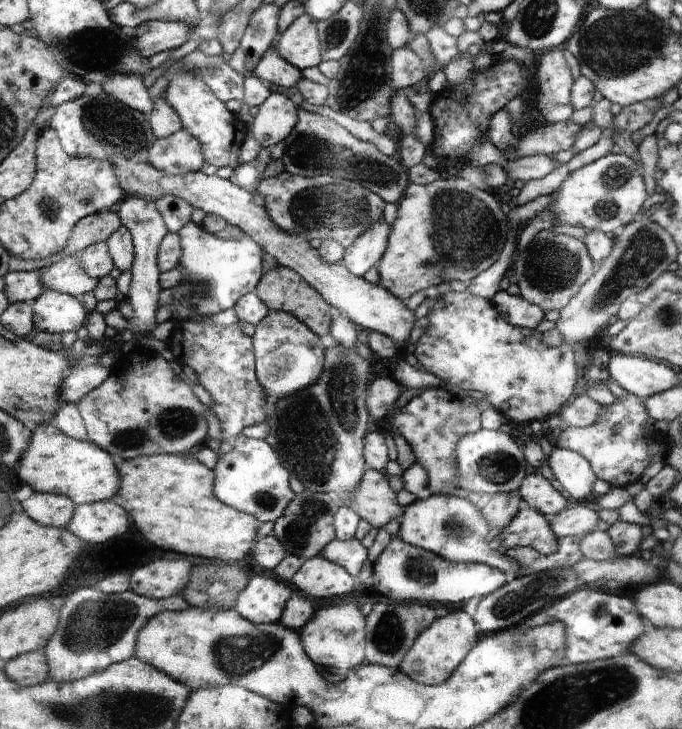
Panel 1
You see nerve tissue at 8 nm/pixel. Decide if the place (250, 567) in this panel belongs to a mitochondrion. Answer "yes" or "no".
no

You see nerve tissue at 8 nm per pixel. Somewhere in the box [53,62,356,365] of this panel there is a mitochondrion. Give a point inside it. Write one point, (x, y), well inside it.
(114, 130)

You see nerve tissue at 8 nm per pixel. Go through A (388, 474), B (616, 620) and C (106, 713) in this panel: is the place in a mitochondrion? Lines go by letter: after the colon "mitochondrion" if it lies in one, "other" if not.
A: other
B: other
C: mitochondrion

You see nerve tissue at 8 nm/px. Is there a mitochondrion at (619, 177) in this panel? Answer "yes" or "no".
yes

